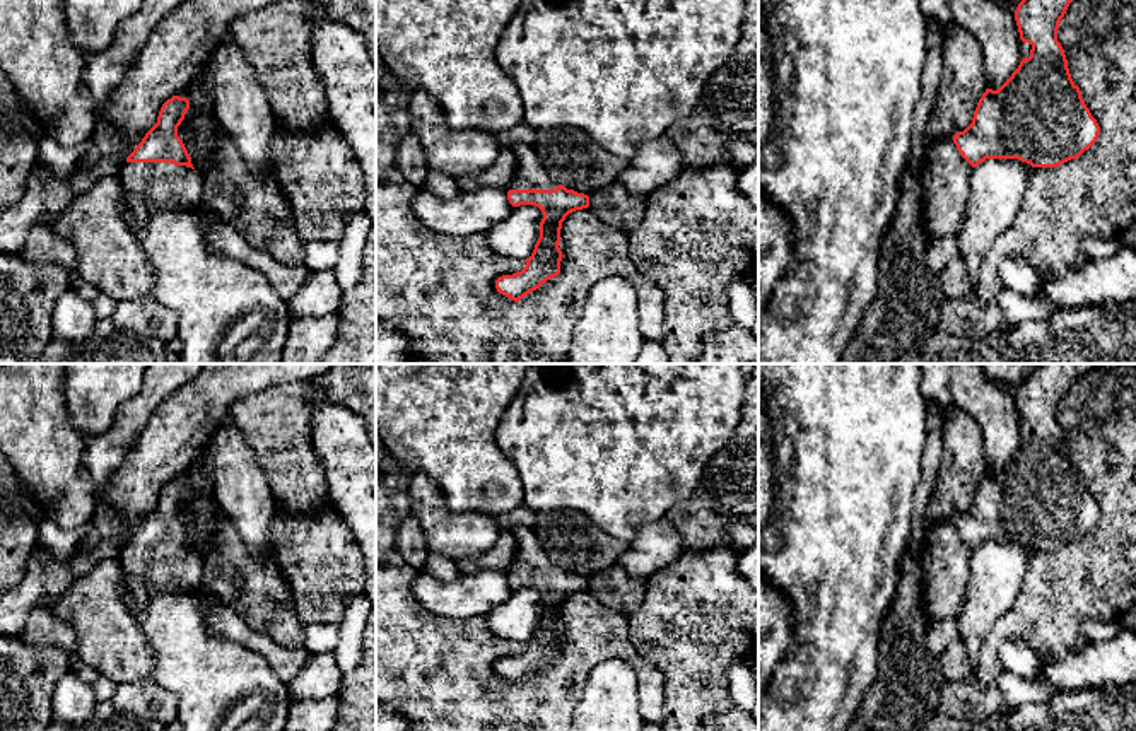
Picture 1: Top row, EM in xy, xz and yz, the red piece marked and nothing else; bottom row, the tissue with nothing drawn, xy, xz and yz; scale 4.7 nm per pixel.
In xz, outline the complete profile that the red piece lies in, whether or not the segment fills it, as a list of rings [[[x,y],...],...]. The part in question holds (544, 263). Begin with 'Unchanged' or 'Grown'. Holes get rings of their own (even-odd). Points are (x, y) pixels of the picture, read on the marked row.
Grown. [[[516,143],[512,154],[518,161],[518,176],[507,190],[512,207],[535,205],[542,210],[540,237],[526,266],[512,275],[495,280],[499,294],[518,302],[560,273],[562,251],[560,229],[565,217],[589,207],[589,196],[555,183],[545,171],[533,145]]]

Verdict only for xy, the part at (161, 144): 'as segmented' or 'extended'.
extended

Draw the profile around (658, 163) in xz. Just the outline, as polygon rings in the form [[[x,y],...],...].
[[[665,137],[644,142],[629,159],[620,183],[632,196],[646,198],[685,171],[678,149]]]

